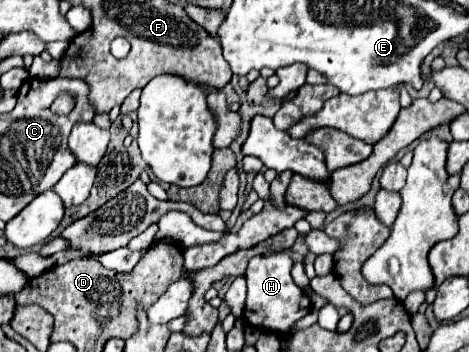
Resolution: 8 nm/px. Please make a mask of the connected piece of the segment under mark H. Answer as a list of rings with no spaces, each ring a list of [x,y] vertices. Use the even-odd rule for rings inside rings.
[[[270,253],[270,255],[258,255],[250,259],[246,269],[248,279],[248,299],[246,299],[246,311],[244,317],[248,325],[262,327],[272,333],[288,333],[290,327],[310,313],[310,299],[304,295],[304,291],[294,283],[290,271],[294,261],[288,253]]]

